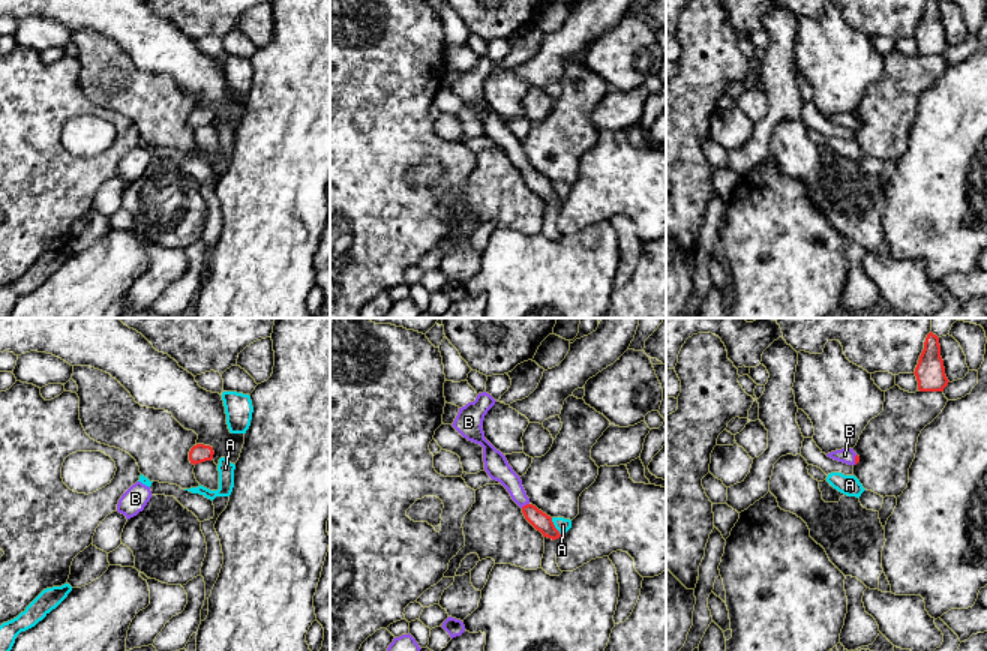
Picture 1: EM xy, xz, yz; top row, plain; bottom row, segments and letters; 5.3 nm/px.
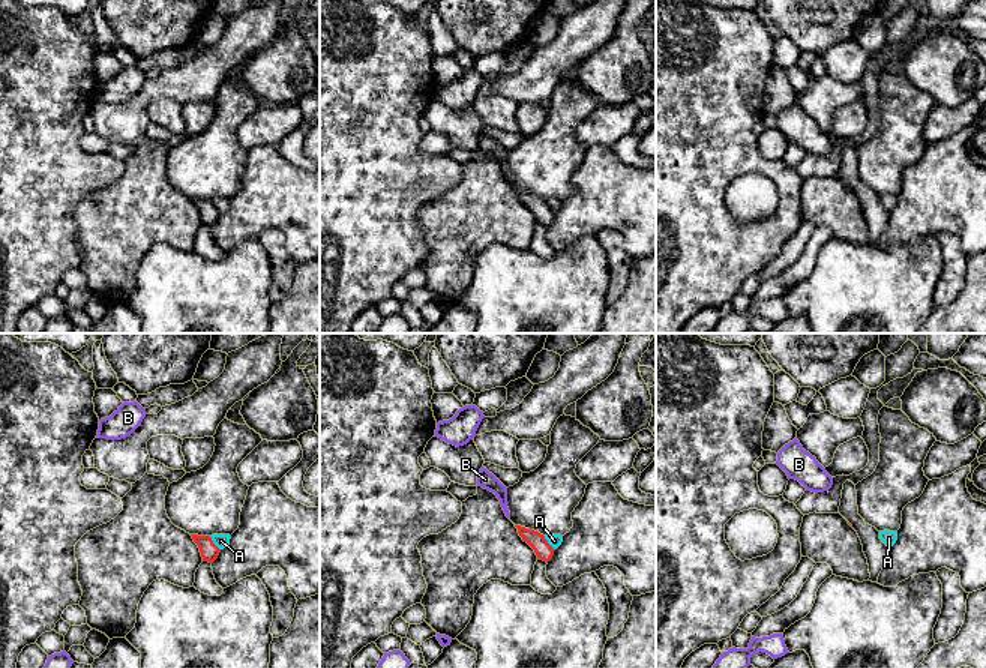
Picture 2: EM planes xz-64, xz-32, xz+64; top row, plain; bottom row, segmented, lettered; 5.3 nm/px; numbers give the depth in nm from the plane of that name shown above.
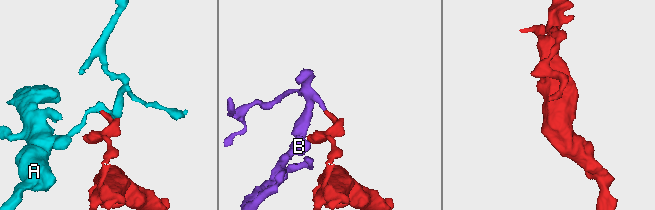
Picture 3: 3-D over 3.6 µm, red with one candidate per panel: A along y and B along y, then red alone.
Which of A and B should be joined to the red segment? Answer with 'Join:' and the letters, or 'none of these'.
Join: none of these

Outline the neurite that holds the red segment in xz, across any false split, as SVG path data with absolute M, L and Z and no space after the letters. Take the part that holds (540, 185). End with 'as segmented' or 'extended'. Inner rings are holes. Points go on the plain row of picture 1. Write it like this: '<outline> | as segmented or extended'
M526 168L522 171L522 177L525 180L525 183L537 194L543 198L543 201L556 204L561 202L562 200L560 198L560 195L555 192L552 182L548 180L546 177L543 177L542 174L538 174L536 170L532 168Z | as segmented

